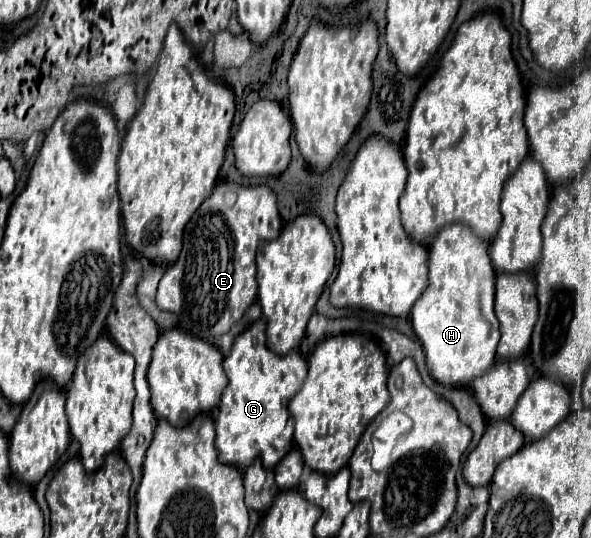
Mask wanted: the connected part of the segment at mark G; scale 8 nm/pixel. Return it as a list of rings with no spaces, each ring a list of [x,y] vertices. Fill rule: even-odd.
[[[259,319],[235,339],[223,369],[229,383],[215,417],[215,449],[219,459],[227,465],[247,467],[255,457],[261,457],[263,467],[273,469],[293,447],[293,417],[287,403],[307,377],[307,361],[299,351],[283,357],[271,353],[265,345],[265,321]]]

